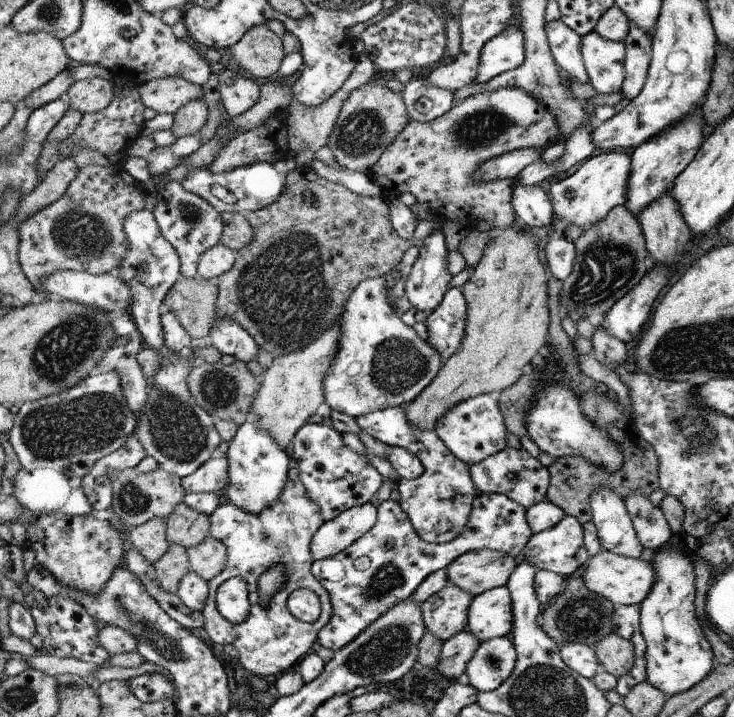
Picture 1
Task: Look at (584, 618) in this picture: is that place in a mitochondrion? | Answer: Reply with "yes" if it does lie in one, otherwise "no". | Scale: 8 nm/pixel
yes

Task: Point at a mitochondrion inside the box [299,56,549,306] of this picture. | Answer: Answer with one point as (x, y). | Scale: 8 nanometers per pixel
(476, 130)

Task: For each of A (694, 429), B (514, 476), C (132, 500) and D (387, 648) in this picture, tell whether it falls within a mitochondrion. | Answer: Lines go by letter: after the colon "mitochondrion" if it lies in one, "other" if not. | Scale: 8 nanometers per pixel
A: mitochondrion
B: other
C: mitochondrion
D: mitochondrion

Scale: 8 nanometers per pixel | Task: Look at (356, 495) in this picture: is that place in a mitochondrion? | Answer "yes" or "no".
no

